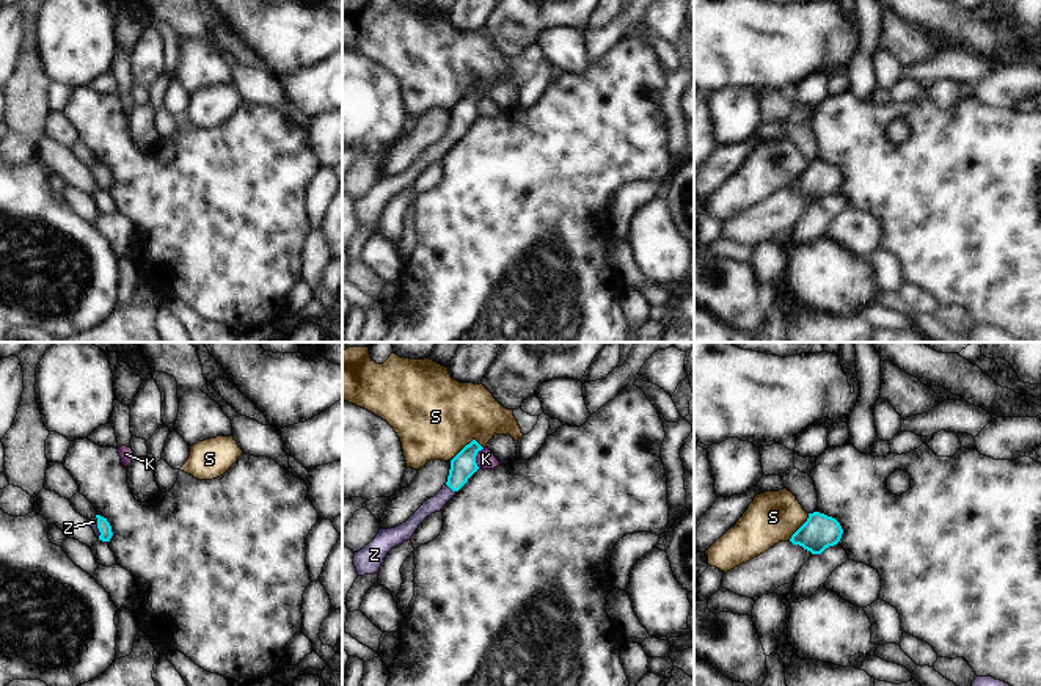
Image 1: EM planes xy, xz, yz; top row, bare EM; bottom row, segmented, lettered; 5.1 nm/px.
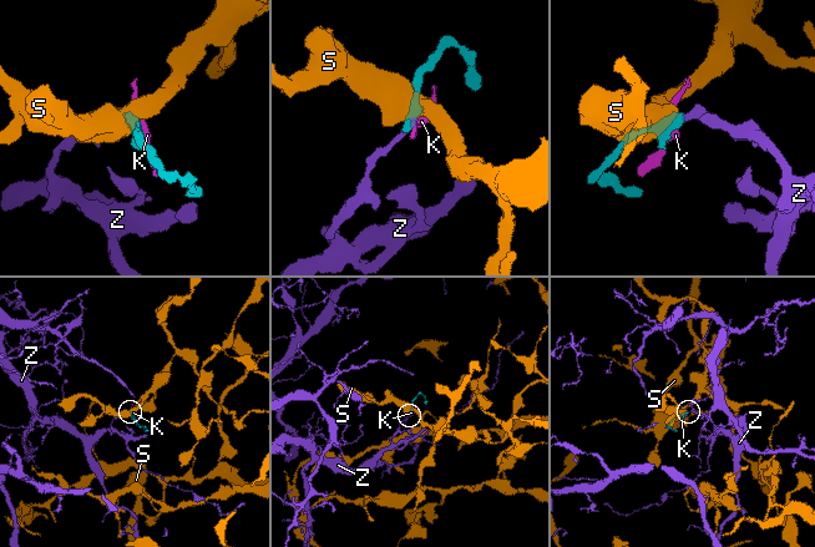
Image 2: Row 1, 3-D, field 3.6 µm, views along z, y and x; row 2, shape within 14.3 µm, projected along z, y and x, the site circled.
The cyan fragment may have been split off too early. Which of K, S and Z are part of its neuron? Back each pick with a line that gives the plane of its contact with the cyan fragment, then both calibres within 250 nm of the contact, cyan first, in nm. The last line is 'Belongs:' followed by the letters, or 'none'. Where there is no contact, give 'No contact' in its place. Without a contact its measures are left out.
Z: Touches cyan in xz. Thickness 130 nm (cyan) against 80 nm
Belongs: Z

